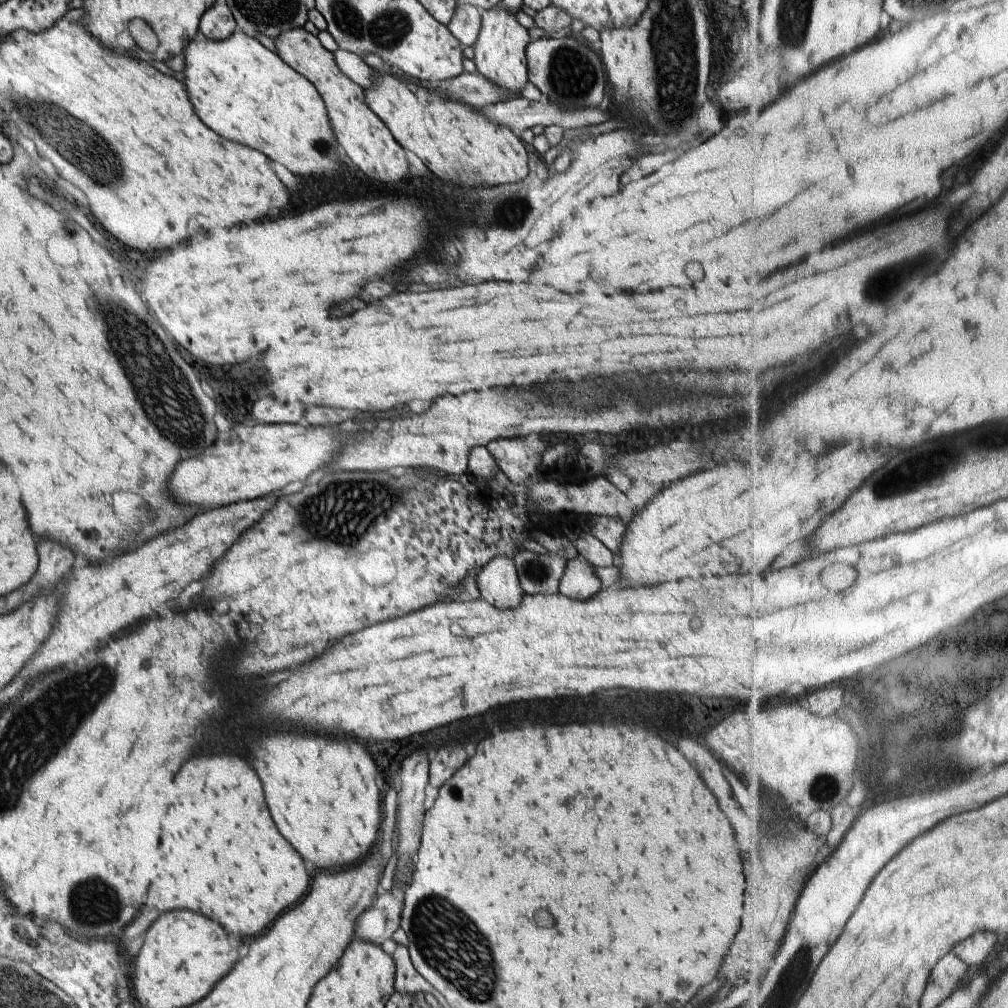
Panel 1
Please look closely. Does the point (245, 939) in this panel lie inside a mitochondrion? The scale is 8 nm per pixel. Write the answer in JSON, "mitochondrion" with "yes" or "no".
{"mitochondrion":"no"}

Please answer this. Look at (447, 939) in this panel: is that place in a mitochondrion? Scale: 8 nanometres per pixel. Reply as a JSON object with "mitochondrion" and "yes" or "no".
{"mitochondrion":"yes"}

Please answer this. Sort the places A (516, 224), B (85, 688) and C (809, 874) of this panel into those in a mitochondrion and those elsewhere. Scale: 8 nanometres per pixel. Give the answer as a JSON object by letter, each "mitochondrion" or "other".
{"A":"mitochondrion","B":"mitochondrion","C":"other"}

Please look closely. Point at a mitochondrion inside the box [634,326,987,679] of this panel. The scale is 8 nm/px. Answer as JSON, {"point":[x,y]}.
{"point":[897,479]}

